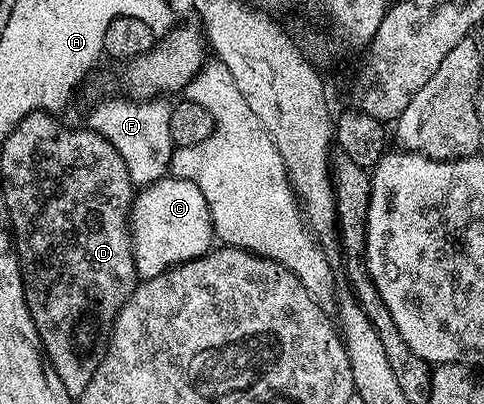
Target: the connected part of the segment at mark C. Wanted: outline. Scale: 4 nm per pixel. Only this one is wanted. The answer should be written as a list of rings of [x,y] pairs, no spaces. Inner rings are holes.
[[[172,174],[154,184],[144,185],[134,195],[129,223],[133,234],[135,270],[141,280],[150,280],[178,264],[197,260],[215,244],[213,219],[207,198],[203,198],[203,190],[199,190],[195,182],[187,182]]]

